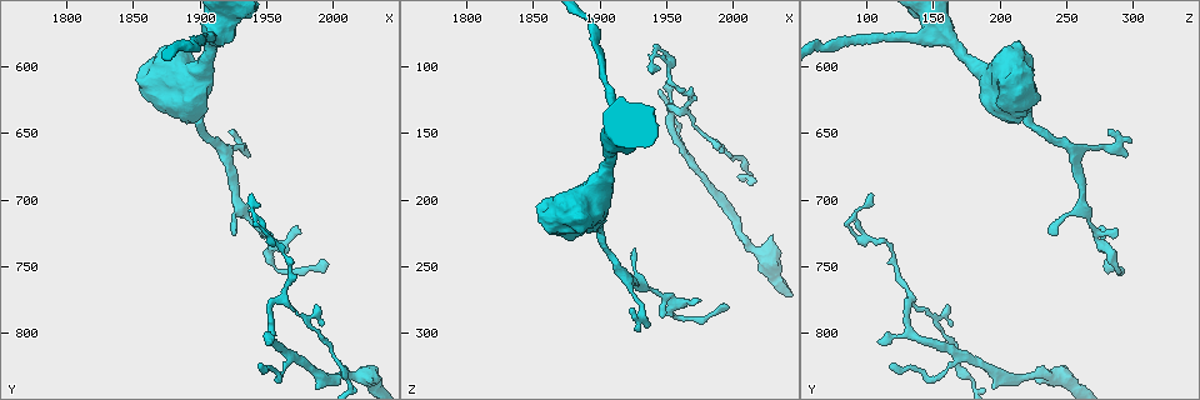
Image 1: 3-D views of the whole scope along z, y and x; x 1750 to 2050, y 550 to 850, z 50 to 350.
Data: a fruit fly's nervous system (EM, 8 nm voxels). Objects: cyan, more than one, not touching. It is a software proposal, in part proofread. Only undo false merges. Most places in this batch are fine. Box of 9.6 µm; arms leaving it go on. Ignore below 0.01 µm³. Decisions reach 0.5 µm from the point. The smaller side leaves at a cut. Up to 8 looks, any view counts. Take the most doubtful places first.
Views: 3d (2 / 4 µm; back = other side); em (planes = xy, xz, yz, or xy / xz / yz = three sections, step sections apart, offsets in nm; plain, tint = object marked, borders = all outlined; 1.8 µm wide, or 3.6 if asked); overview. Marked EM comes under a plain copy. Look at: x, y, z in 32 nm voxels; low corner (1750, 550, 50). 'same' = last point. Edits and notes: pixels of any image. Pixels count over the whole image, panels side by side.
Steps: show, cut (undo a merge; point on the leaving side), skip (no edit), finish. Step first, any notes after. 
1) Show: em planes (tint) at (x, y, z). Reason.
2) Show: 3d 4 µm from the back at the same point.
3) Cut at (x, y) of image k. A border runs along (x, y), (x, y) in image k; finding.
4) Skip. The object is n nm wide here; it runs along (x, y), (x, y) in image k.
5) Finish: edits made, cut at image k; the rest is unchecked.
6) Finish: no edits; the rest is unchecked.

Show: em xy step 4 (tint) at (1946, 716, 92). Abrupt turn.

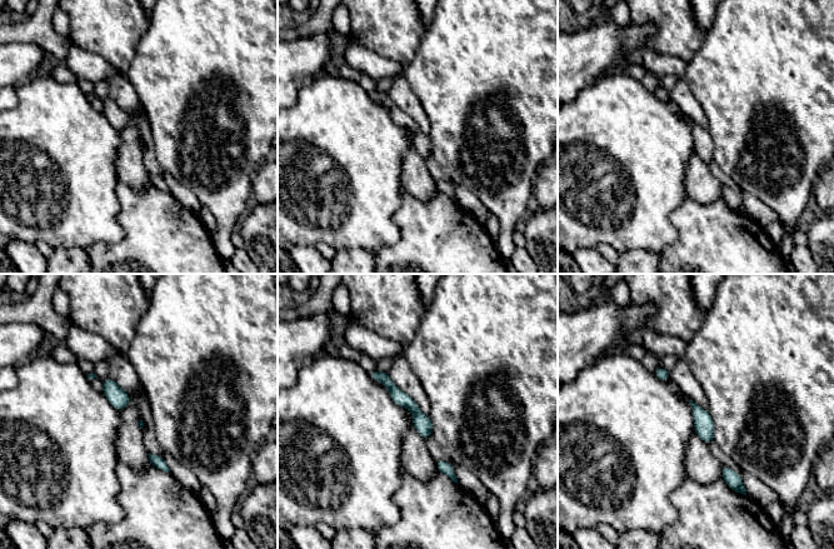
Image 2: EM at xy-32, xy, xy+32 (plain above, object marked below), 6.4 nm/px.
Show: em planes (tint) at the same point.

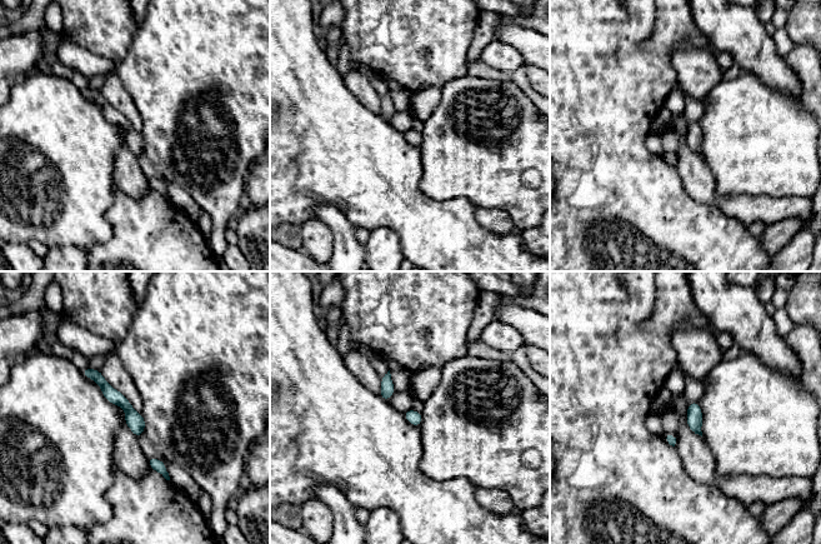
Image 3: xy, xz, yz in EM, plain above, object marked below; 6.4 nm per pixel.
Skip. The object is 90 nm wide here; all the same neuron.

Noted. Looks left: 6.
Show: em planes (tint) at (1970, 818, 176). Side arm on a straight run.

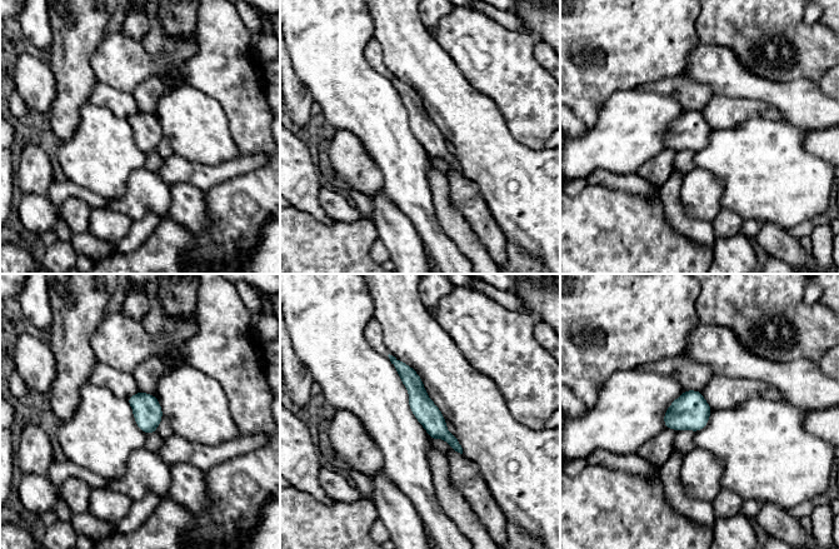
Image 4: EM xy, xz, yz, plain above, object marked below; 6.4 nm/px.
Skip. It runs along (396, 363), (458, 448) in image 4; one neuron here.

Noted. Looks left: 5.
Show: em yz step 4 (tint) at (1934, 662, 288). Abrupt turn.

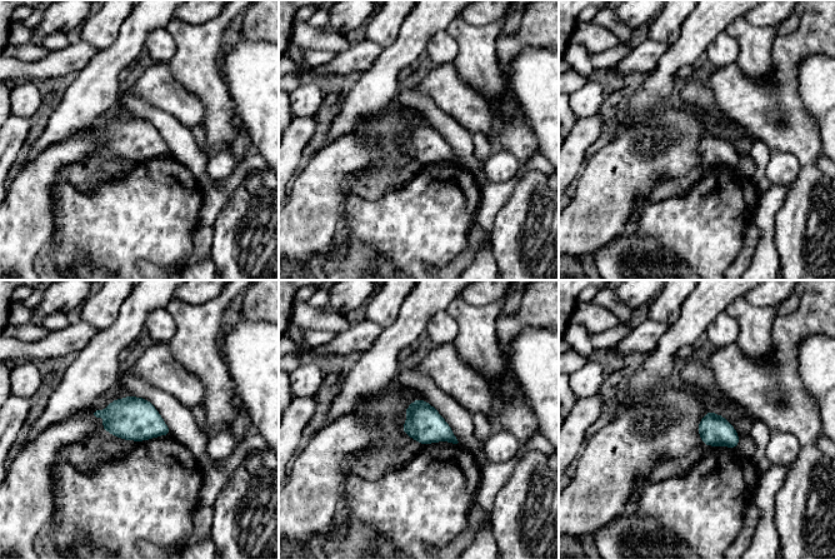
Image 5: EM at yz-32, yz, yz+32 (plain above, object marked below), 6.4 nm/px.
Skip. The object is 200 nm wide here; continuous, no second neuron.

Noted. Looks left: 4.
Finish: no edits; the rest is unchecked.

